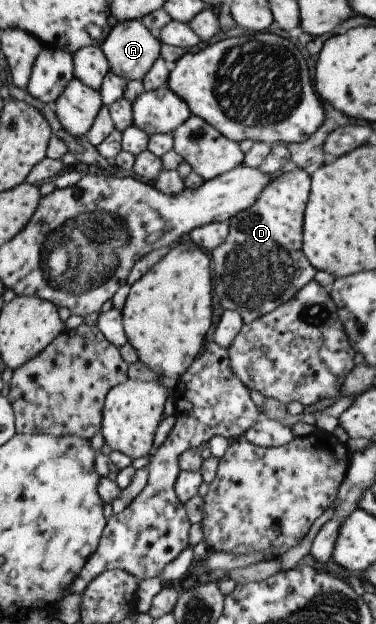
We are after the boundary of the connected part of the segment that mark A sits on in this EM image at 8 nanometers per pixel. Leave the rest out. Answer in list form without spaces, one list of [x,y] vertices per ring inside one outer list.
[[[140,20],[116,23],[100,45],[109,70],[129,80],[139,80],[159,57],[161,46]]]

